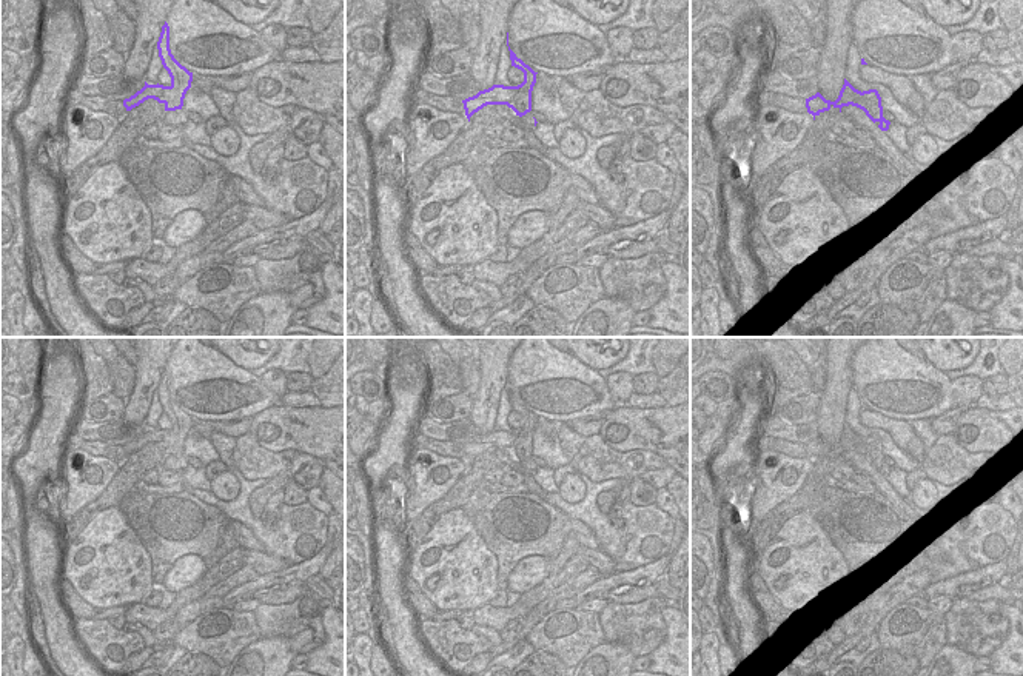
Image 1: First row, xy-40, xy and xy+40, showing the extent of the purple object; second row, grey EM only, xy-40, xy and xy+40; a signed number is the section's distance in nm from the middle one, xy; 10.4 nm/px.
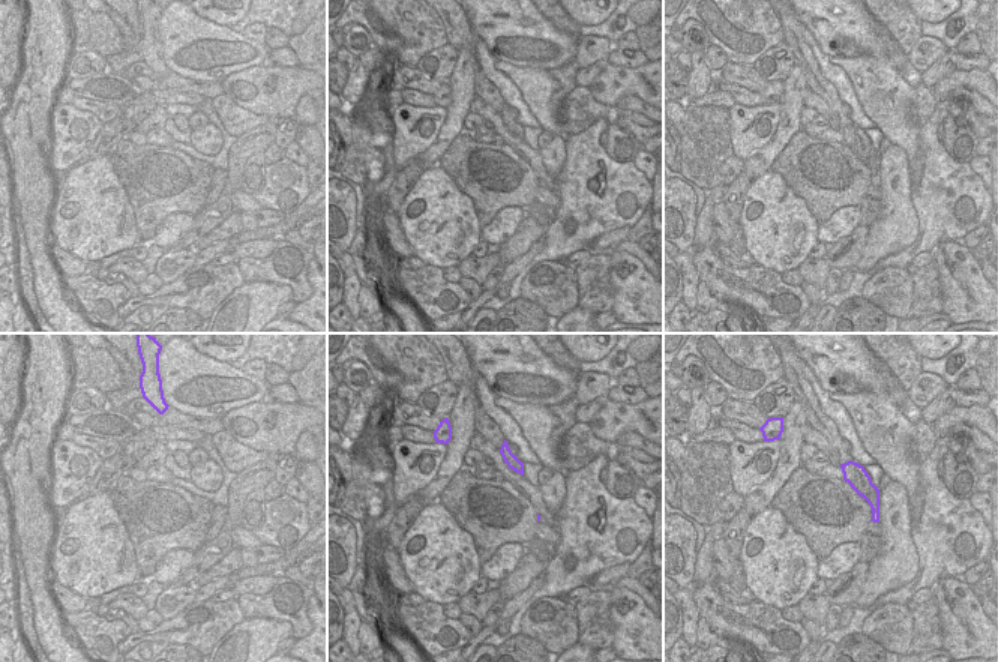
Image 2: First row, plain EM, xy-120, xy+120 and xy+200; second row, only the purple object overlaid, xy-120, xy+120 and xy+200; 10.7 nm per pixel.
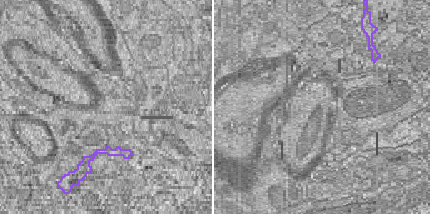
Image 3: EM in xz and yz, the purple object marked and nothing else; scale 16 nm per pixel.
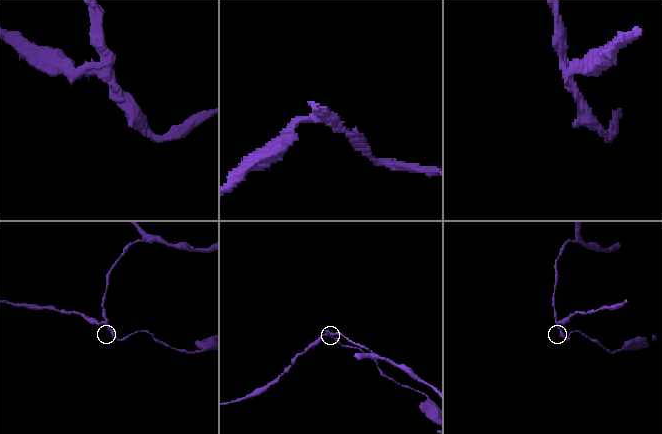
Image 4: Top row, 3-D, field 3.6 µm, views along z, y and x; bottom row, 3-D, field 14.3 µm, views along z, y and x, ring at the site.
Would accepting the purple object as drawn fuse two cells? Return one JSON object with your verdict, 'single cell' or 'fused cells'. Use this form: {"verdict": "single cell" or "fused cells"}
{"verdict": "fused cells"}

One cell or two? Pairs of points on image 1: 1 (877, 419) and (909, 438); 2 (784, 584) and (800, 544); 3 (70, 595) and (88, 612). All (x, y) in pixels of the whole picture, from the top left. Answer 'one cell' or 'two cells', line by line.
1: one cell
2: one cell
3: one cell

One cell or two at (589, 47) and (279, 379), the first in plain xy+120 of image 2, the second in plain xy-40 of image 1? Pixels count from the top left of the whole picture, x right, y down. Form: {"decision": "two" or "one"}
{"decision": "one"}

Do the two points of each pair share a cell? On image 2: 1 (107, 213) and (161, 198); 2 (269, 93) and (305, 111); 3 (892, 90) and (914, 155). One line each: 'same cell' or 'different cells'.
1: different cells
2: different cells
3: same cell

